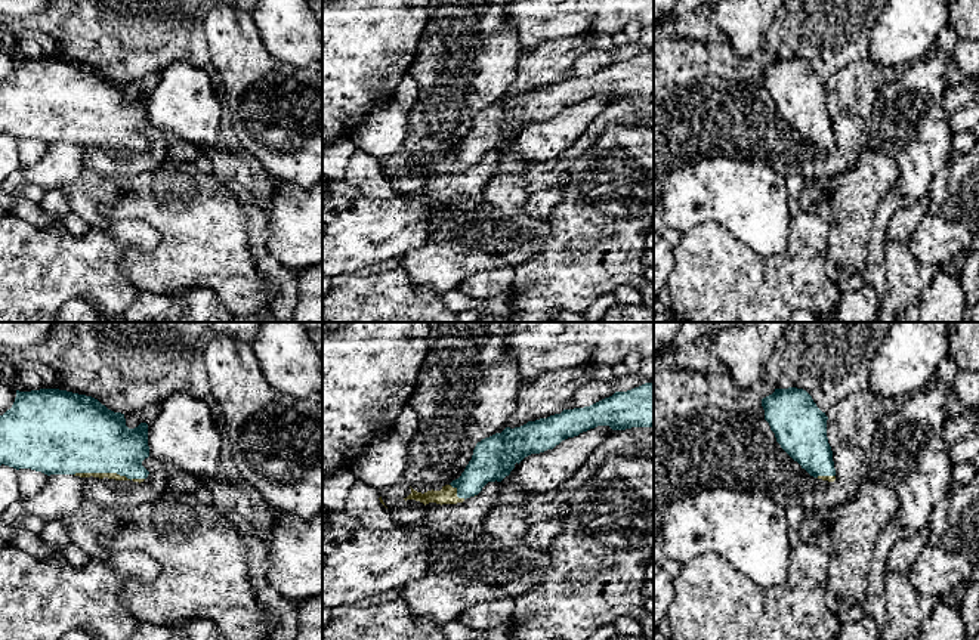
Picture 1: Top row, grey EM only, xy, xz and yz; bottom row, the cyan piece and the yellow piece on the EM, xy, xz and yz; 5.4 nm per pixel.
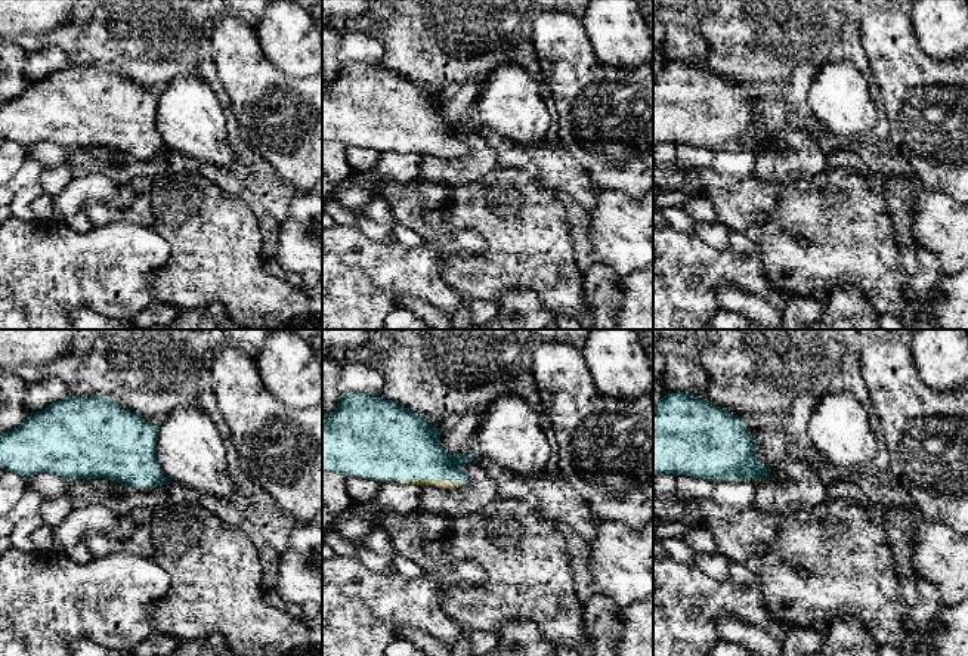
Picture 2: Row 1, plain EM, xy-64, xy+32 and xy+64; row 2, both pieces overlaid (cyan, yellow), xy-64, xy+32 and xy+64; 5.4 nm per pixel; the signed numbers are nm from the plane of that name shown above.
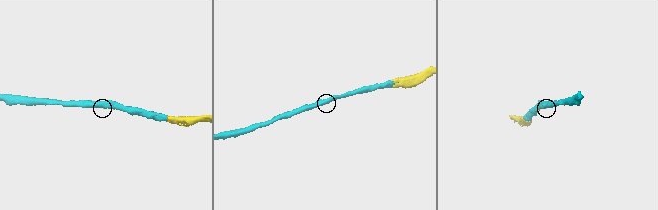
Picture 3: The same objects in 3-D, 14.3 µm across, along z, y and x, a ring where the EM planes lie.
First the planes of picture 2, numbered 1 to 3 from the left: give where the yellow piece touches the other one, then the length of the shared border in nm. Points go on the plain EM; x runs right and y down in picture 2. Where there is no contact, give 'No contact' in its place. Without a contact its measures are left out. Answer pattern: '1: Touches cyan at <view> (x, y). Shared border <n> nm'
1: Touches cyan at xy-64 (145, 157). Shared border 50 nm
2: Touches cyan at xy+32 (432, 148). Shared border 360 nm
3: Touches cyan at xy+64 (760, 148). Shared border 90 nm

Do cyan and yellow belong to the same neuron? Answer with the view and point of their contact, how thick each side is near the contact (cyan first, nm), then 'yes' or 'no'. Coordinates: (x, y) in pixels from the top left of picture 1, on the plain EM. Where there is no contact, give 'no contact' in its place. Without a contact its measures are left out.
meets cyan in xy at (110, 141); 400 nm thick on the cyan side, 40 nm on the other; yes

